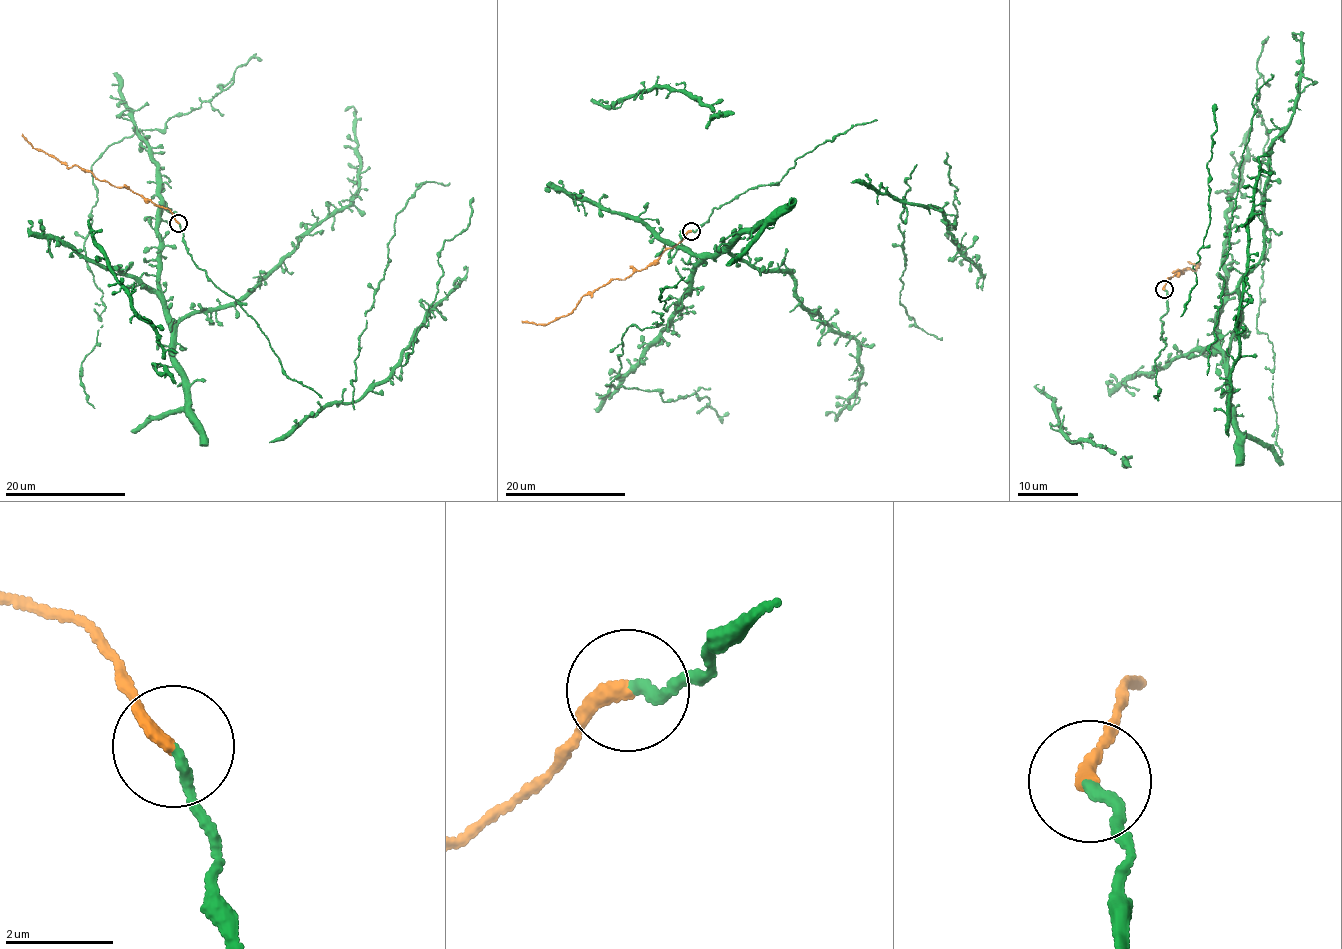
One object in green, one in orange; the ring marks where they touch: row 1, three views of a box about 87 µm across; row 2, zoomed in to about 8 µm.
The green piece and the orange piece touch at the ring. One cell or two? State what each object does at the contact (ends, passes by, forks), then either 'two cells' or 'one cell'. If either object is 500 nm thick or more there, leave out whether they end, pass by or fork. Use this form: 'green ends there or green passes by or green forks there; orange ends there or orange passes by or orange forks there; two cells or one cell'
green ends there; orange ends there; one cell

